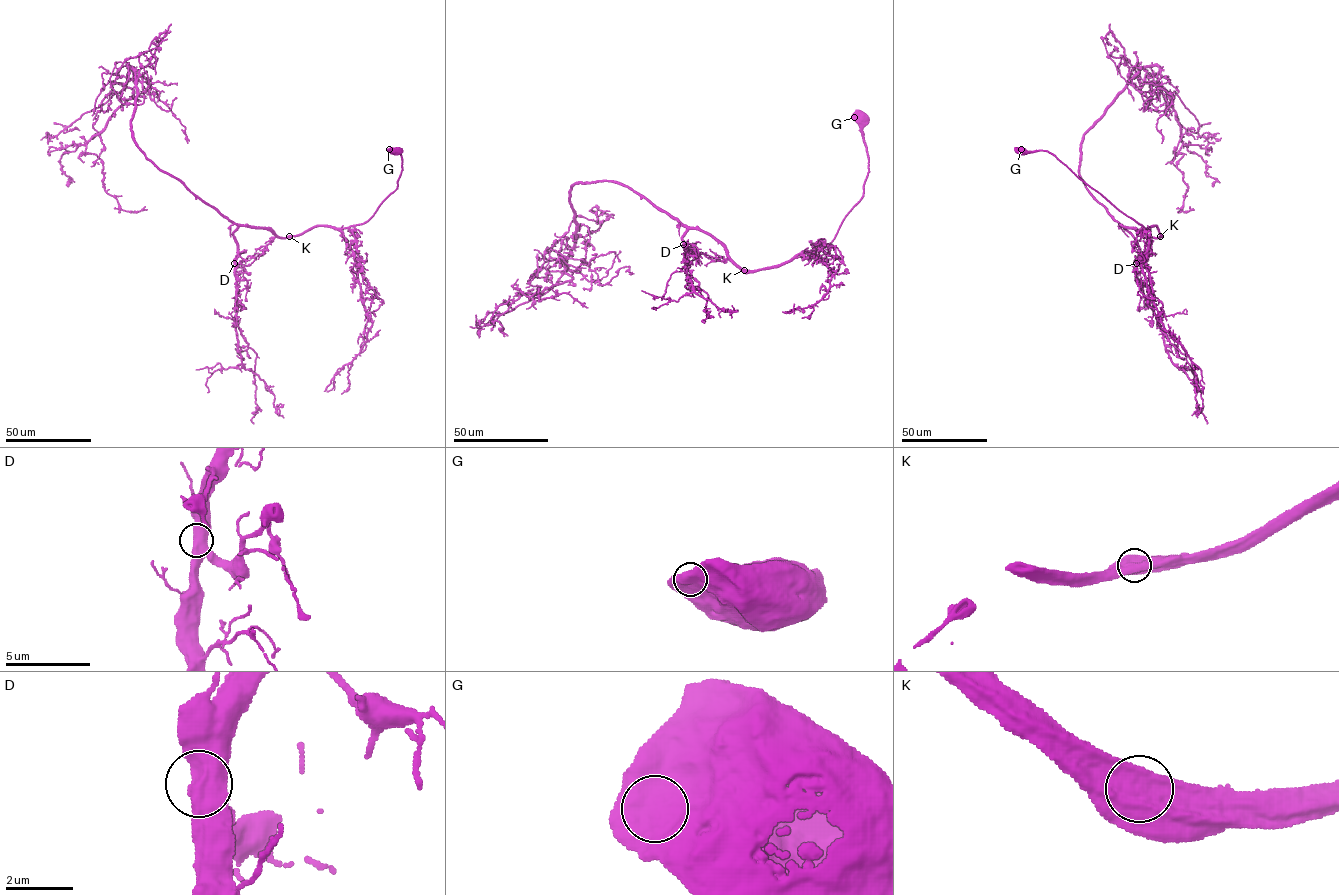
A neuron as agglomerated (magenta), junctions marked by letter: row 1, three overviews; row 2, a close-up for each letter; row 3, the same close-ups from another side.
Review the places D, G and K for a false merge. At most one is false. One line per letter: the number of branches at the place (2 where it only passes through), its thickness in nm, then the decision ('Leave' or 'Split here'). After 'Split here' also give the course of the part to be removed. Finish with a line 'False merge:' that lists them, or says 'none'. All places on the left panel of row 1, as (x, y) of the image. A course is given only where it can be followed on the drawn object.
D: Branches: 2. Thickness 700 nm. Leave
G: Branches: 1. Thickness 1050 nm. Leave
K: Branches: 1. Thickness 1200 nm. Leave
False merge: none

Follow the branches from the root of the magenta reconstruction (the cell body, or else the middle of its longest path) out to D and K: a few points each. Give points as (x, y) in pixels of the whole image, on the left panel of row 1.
D: (397, 150), (402, 167), (397, 187), (364, 223), (315, 226), (286, 237), (239, 226), (233, 234), (234, 263)
K: (397, 150), (402, 167), (397, 187), (364, 223), (343, 228), (315, 226), (289, 236)

